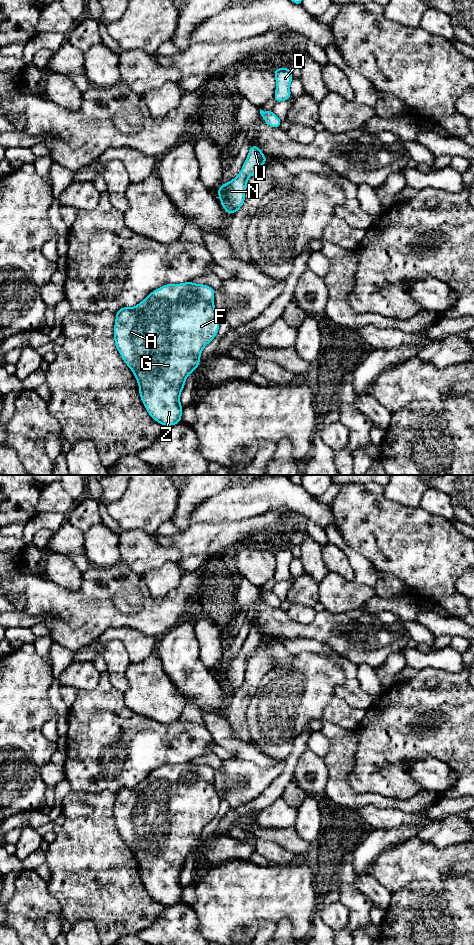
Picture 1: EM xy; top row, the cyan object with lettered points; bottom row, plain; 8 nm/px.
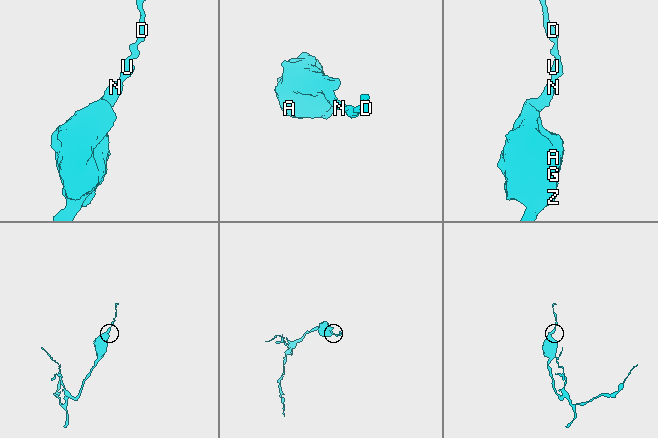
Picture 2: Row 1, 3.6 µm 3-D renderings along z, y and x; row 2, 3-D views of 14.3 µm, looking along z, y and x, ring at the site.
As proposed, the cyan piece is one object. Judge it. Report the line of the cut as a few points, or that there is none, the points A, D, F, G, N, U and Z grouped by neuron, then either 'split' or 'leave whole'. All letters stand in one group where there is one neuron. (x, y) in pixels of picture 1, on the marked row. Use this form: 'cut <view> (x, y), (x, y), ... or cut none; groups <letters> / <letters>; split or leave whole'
cut none; groups A D F G N U Z; leave whole

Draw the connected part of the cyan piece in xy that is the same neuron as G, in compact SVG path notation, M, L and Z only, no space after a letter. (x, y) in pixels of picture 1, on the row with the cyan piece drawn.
M191 281L166 284L138 305L116 312L115 346L137 380L147 412L164 426L181 422L180 395L186 378L199 367L202 350L218 333L221 319L214 306L214 295L212 287Z

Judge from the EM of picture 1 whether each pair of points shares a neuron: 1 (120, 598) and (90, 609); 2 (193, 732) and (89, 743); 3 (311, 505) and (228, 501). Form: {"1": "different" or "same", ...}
{"1": "same", "2": "same", "3": "same"}

